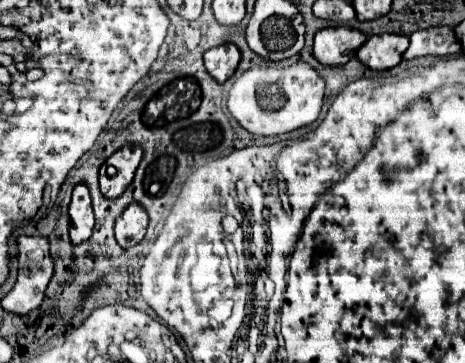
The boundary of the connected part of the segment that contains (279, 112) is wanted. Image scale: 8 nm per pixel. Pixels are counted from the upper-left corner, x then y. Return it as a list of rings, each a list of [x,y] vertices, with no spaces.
[[[306,62],[292,66],[260,64],[246,70],[230,88],[228,110],[252,134],[276,136],[312,124],[320,116],[324,98],[324,80]]]

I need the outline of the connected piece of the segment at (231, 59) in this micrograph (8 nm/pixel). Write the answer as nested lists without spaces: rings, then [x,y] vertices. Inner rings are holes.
[[[234,44],[216,46],[204,54],[206,70],[214,80],[220,80],[220,84],[234,74],[238,62],[240,62],[240,50]]]

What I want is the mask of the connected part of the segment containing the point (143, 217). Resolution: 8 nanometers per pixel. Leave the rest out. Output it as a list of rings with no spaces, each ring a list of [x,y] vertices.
[[[132,202],[118,218],[116,218],[116,240],[122,248],[130,248],[138,244],[148,226],[148,214],[144,212],[140,202]]]

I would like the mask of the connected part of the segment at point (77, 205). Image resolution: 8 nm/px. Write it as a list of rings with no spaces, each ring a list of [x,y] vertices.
[[[78,184],[72,192],[70,202],[70,238],[74,244],[80,244],[90,238],[94,228],[92,200],[86,184]]]

